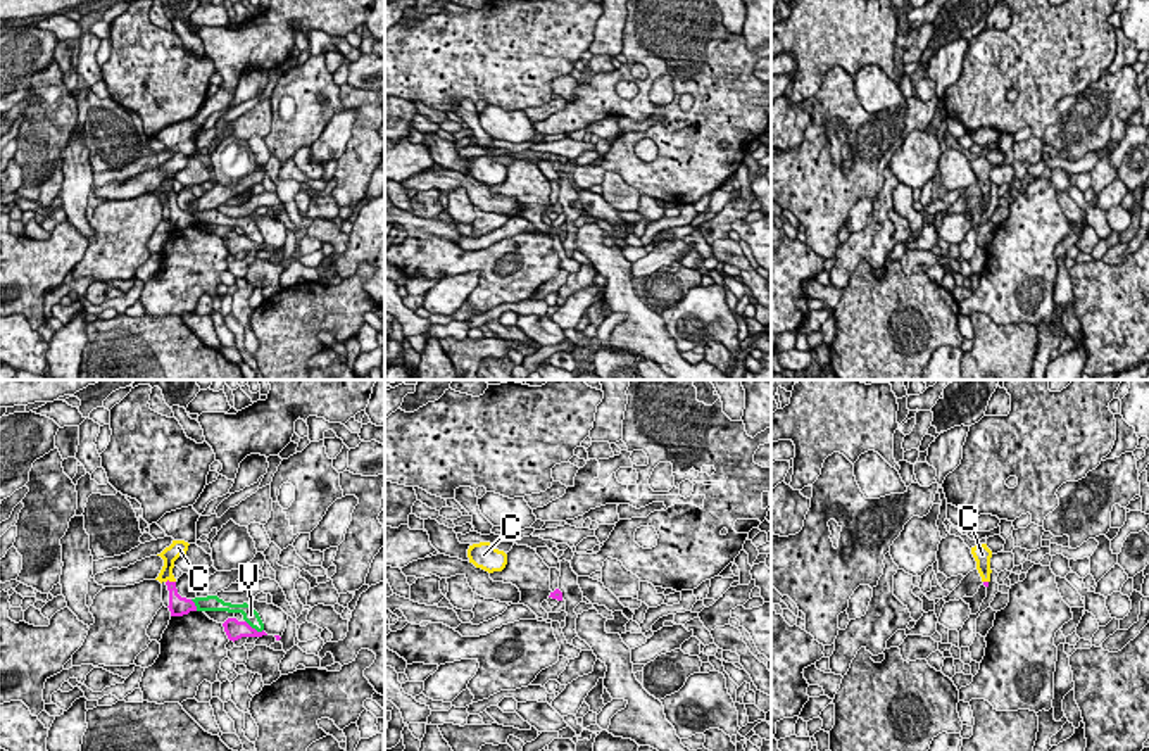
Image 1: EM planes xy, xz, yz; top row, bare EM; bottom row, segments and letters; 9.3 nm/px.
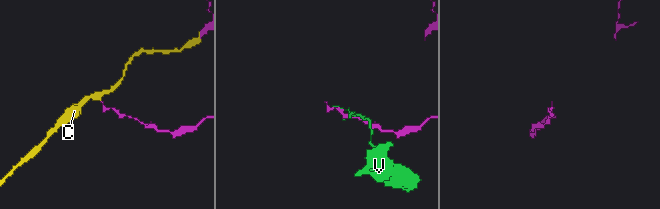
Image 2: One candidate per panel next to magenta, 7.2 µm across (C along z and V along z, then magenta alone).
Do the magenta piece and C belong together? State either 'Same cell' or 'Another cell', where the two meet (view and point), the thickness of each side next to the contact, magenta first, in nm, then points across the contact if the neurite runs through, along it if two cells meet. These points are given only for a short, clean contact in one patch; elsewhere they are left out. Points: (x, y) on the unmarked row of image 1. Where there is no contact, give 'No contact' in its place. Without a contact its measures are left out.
Same cell. Touches magenta at xy (168, 194). Thickness 170 nm (magenta) against 160 nm

